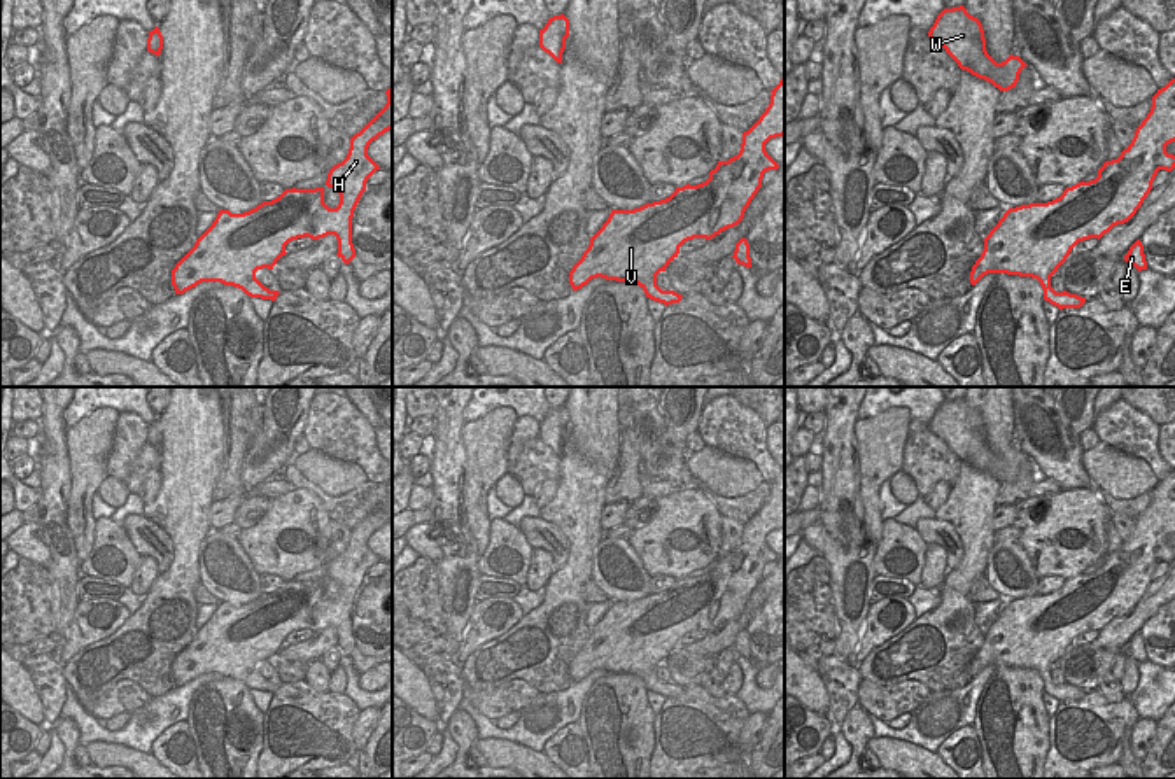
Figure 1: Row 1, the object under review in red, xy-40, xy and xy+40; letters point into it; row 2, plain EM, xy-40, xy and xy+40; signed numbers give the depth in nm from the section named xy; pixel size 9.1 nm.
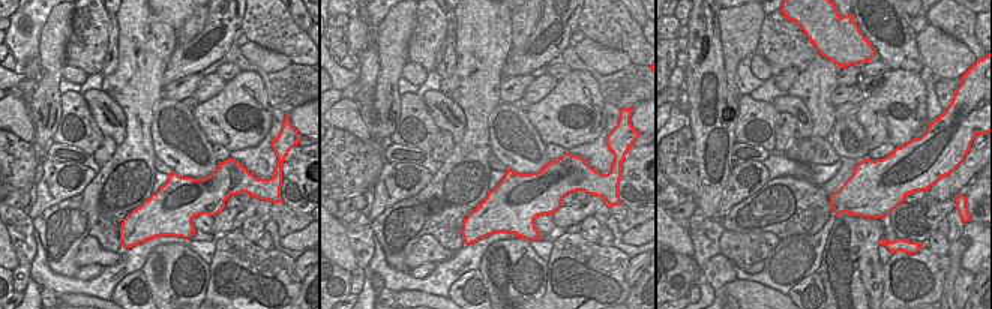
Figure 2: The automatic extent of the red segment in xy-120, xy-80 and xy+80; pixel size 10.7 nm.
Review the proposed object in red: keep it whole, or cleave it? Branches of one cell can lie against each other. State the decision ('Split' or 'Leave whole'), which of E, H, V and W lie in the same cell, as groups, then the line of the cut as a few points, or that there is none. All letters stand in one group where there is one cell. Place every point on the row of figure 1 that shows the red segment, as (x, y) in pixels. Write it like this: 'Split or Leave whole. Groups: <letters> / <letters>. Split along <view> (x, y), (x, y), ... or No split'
Leave whole. Groups: E H V W. No split

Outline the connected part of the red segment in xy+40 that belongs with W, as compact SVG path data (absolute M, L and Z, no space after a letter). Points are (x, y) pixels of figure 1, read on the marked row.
M963 5L944 9L928 37L946 49L961 70L991 82L1000 91L1016 88L1019 74L1028 67L1019 56L996 63L986 51L982 25Z

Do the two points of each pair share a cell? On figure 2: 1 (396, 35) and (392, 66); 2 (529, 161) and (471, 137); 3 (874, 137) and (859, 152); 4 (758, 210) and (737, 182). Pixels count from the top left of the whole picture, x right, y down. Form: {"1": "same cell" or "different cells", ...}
{"1": "same cell", "2": "different cells", "3": "different cells", "4": "different cells"}

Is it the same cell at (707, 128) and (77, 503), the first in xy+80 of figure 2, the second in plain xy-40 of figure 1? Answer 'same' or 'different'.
different

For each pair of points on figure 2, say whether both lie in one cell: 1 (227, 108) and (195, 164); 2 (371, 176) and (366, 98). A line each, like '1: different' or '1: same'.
1: different
2: same

